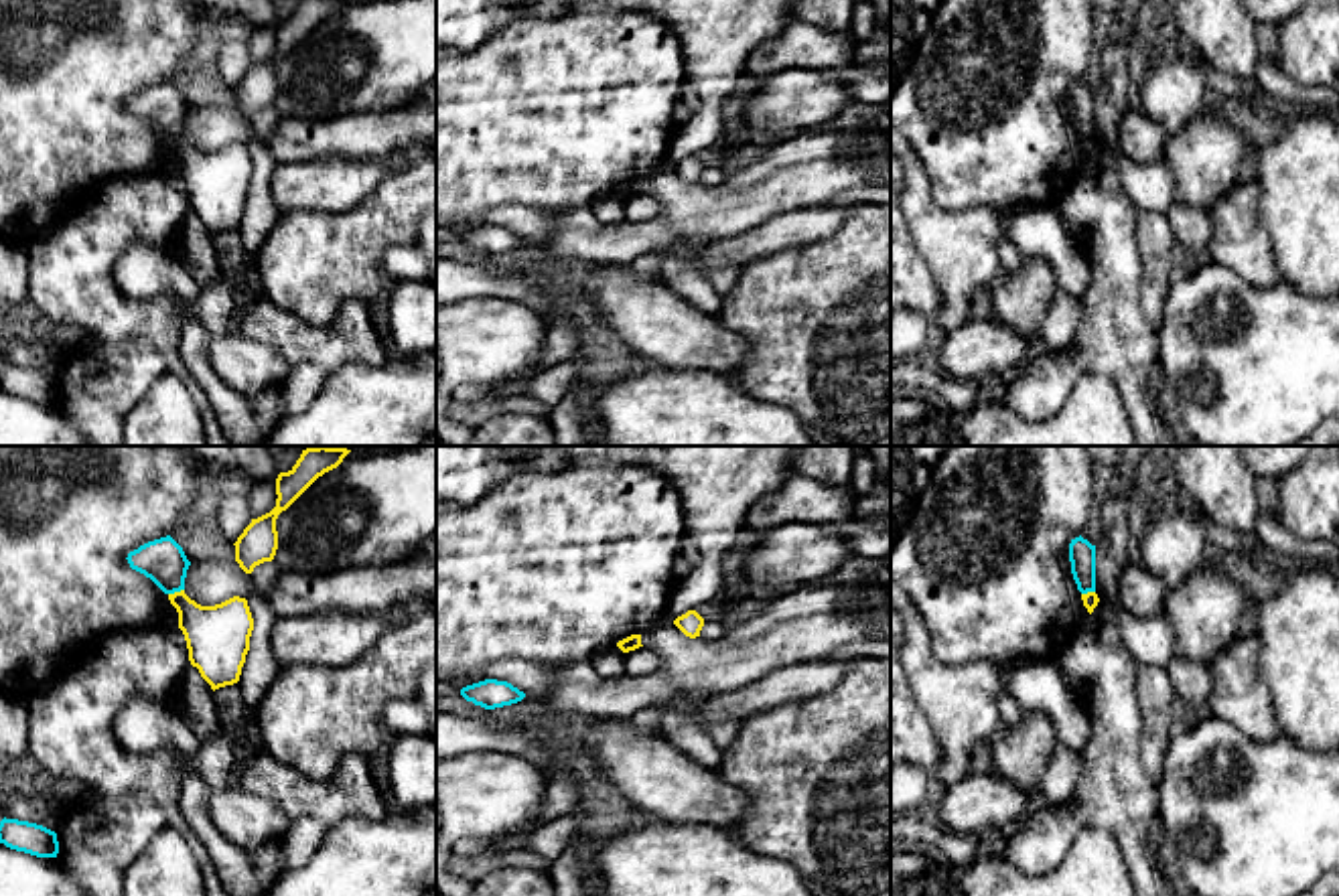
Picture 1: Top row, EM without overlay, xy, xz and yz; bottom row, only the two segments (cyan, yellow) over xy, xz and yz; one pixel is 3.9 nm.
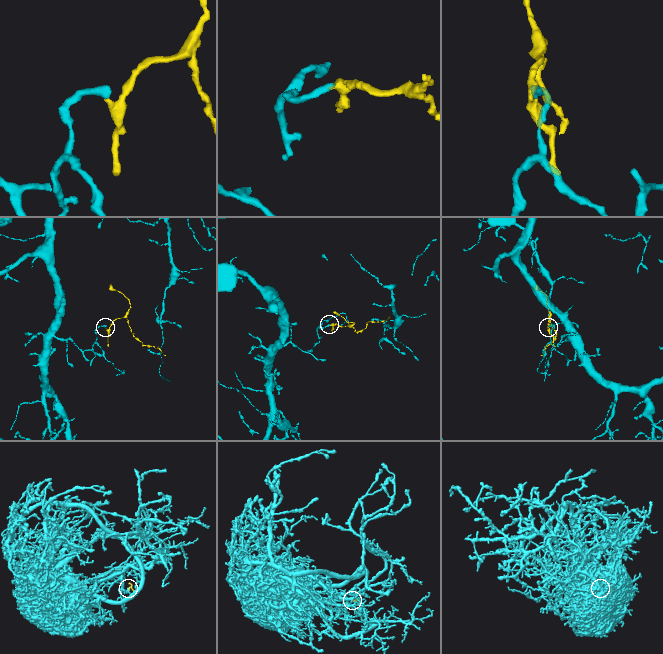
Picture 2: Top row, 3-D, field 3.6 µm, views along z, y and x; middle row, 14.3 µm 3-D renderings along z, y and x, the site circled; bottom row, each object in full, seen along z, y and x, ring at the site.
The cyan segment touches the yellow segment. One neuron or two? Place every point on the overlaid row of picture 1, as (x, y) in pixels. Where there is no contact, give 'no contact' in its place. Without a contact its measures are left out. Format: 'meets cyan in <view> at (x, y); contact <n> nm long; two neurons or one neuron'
meets cyan in xy at (175, 590); contact 70 nm long; two neurons

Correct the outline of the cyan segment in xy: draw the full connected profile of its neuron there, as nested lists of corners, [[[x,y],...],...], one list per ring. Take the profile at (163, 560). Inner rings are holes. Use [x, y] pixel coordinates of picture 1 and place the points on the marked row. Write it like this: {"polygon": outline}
{"polygon": [[[170,535],[140,545],[126,559],[132,570],[150,578],[164,594],[185,590],[191,562]]]}

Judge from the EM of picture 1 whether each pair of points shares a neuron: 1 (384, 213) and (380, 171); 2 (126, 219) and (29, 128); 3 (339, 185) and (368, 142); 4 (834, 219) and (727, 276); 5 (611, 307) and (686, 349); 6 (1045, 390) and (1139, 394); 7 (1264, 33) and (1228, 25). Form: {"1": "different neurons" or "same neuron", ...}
{"1": "different neurons", "2": "different neurons", "3": "different neurons", "4": "different neurons", "5": "same neuron", "6": "same neuron", "7": "different neurons"}

